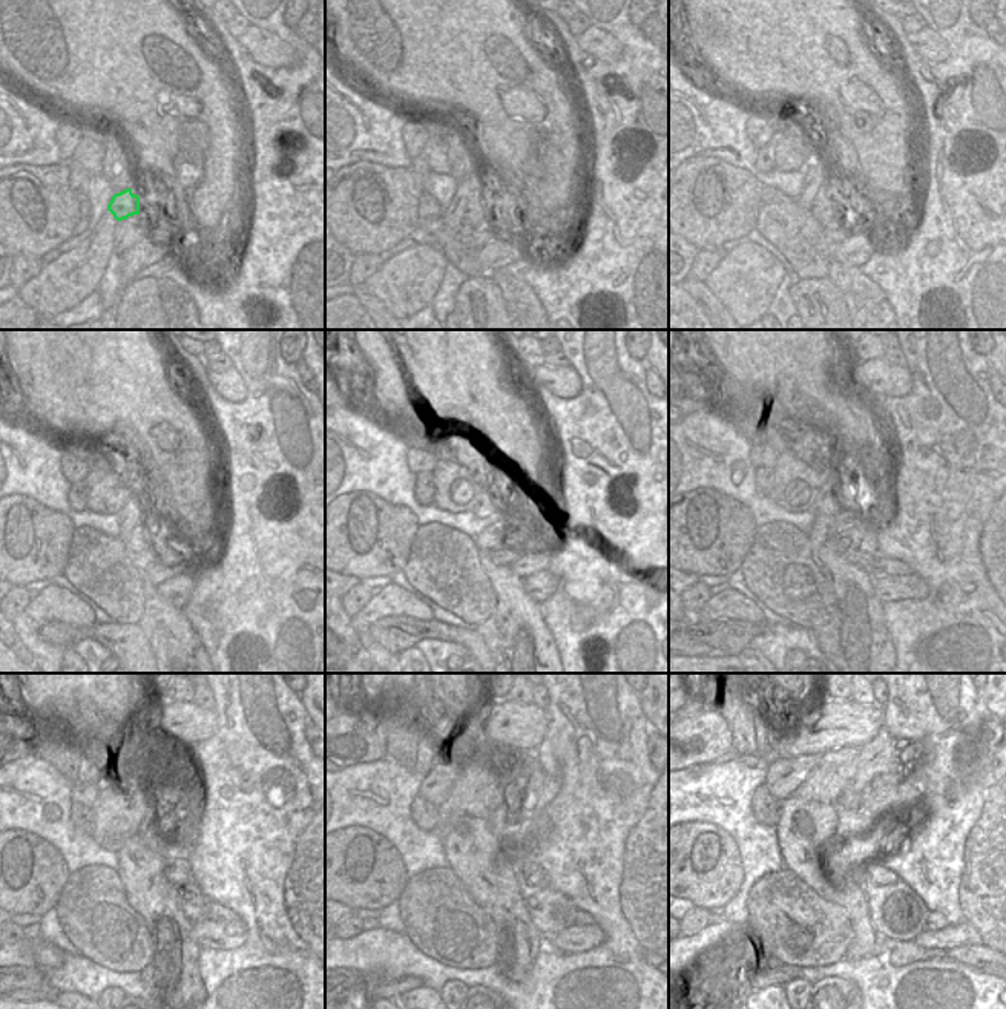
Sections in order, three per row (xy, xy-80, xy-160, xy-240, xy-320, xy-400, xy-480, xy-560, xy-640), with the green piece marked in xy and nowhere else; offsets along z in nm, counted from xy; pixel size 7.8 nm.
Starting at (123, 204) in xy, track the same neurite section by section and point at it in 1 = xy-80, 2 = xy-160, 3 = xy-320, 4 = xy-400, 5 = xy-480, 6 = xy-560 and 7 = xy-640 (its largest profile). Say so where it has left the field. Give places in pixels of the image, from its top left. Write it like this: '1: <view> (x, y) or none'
1: xy-80 (474, 213)
2: xy-160 (824, 209)
3: xy-320 (491, 539)
4: xy-400 (856, 542)
5: xy-480 (195, 905)
6: xy-560 (551, 911)
7: xy-640 (896, 911)

